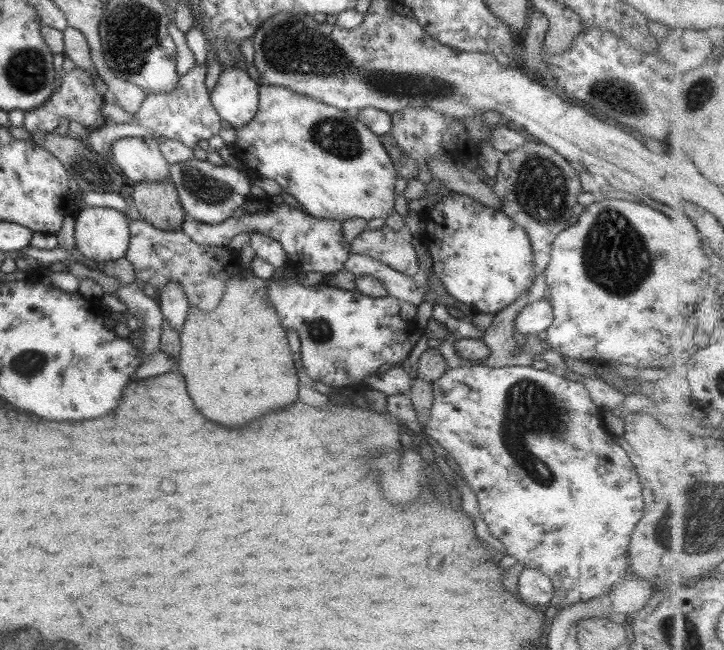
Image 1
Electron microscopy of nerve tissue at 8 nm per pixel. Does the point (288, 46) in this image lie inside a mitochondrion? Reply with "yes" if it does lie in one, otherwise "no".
yes

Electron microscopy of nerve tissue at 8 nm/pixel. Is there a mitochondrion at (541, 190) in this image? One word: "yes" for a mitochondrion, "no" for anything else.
yes

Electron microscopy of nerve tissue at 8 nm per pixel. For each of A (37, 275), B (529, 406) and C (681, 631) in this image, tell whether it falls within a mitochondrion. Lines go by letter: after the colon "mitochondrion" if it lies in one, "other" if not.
A: other
B: mitochondrion
C: mitochondrion

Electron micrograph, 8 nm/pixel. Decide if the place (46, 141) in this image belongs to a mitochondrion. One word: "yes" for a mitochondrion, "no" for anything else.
no

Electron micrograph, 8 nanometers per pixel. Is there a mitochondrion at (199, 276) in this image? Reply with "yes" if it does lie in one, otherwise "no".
no

